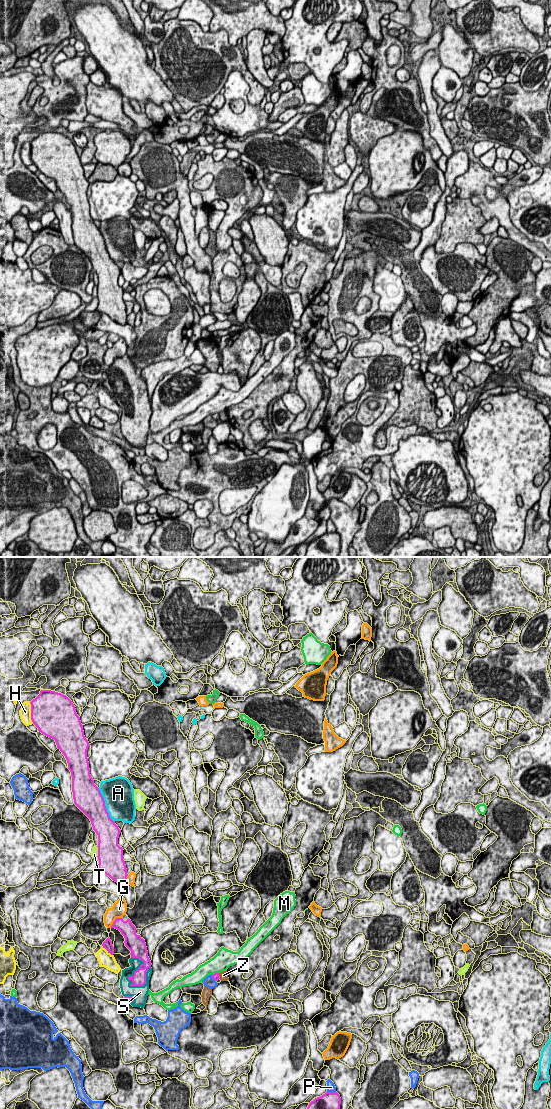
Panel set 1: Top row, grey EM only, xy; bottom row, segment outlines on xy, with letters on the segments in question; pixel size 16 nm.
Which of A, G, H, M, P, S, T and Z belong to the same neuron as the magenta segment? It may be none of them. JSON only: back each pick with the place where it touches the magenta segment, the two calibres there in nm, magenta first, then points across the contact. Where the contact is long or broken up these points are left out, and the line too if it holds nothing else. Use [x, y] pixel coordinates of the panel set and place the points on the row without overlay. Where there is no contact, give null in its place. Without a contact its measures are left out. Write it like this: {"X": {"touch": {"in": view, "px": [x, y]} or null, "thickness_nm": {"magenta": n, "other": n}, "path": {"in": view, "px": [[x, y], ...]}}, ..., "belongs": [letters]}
{"S": {"touch": {"in": "xy", "px": [134, 413]}, "thickness_nm": {"magenta": 220, "other": 170}}, "belongs": ["S"]}

